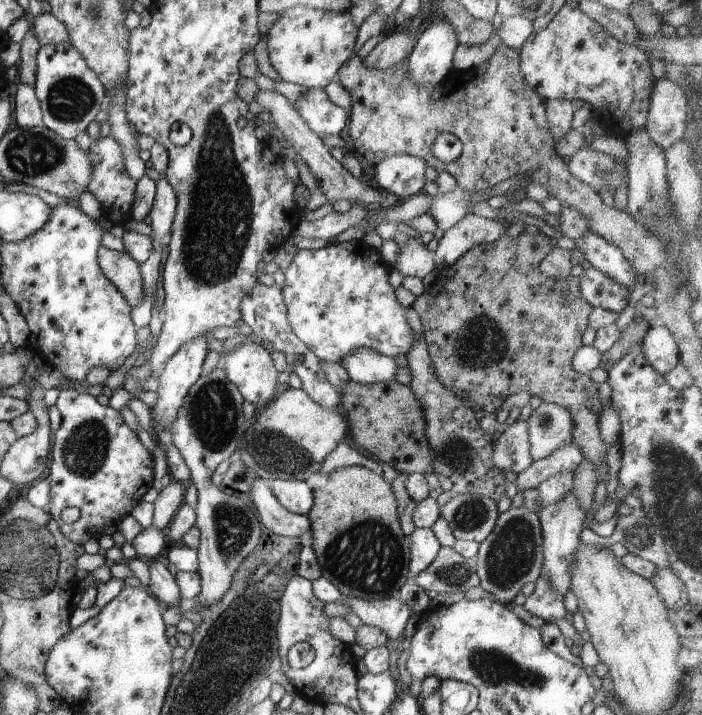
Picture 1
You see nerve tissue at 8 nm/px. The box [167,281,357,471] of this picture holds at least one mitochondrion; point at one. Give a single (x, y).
(211, 414)

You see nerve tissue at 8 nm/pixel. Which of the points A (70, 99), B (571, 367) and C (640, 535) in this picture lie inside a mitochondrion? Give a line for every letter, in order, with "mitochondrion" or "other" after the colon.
A: mitochondrion
B: other
C: mitochondrion

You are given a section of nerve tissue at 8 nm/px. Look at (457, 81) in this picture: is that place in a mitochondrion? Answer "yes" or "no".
no

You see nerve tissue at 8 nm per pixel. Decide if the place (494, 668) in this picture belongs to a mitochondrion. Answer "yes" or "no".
yes

